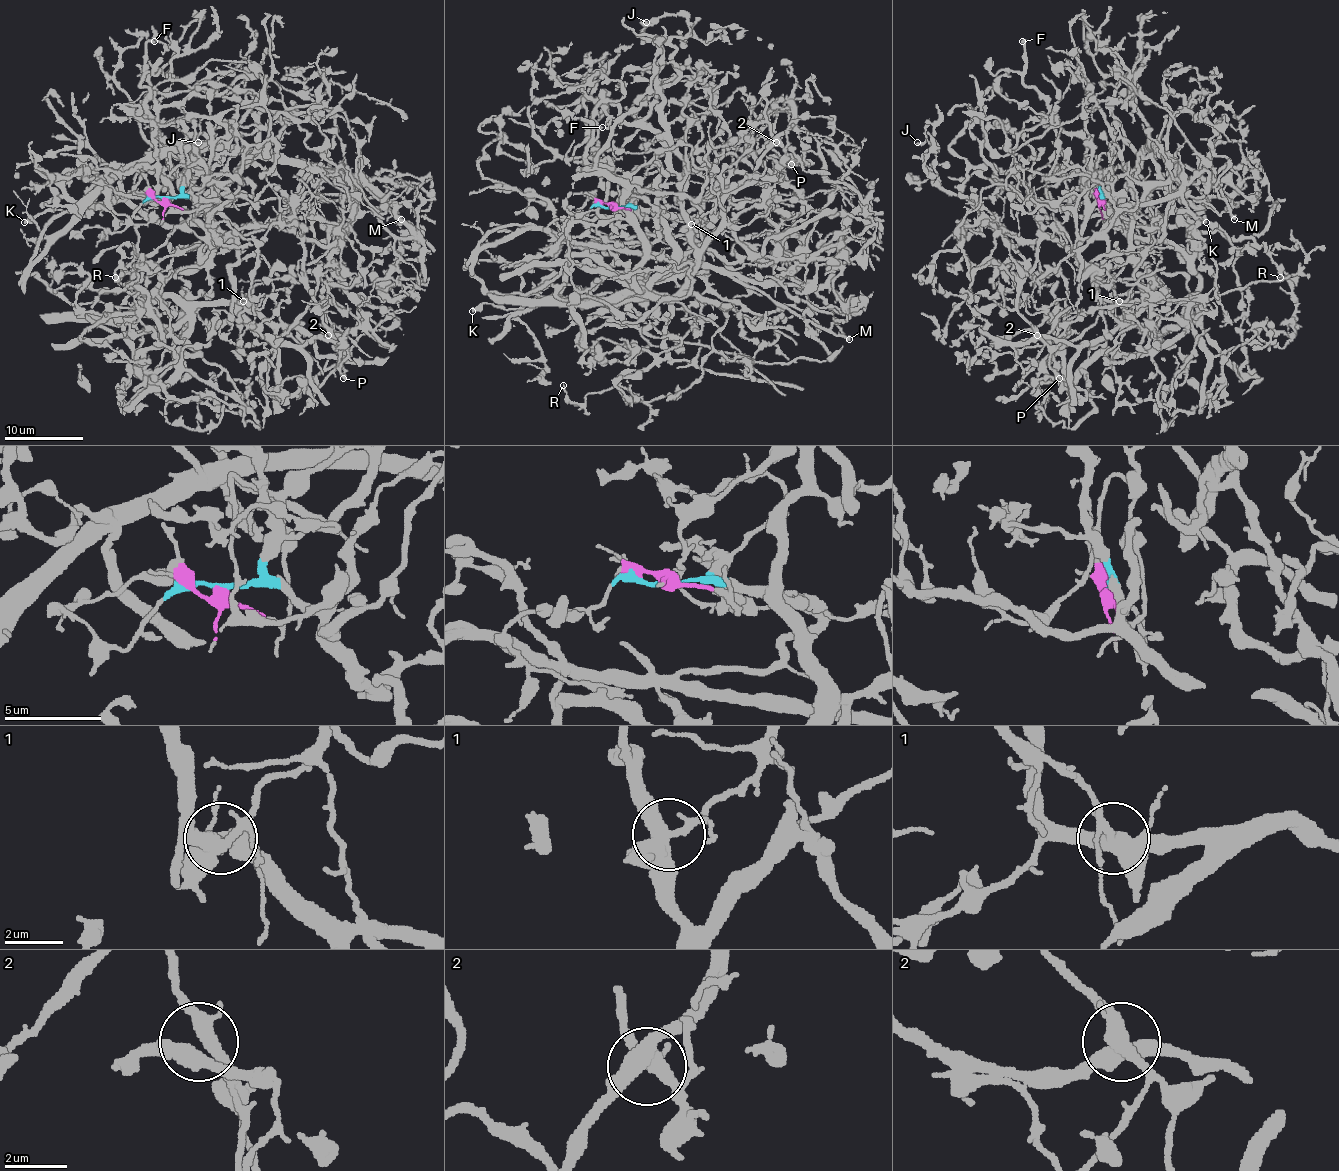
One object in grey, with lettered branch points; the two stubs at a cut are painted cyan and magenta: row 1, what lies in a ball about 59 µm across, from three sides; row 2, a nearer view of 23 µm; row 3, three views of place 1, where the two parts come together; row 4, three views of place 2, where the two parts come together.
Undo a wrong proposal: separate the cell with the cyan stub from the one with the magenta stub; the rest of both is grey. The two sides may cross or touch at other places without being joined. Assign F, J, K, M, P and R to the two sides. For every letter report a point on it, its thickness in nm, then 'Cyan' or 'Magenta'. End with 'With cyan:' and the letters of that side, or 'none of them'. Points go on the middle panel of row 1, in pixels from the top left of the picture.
F: Place: (602, 127). Thickness 280 nm. Cyan
J: Place: (646, 22). Thickness 240 nm. Cyan
K: Place: (472, 311). Thickness 400 nm. Cyan
M: Place: (849, 339). Thickness 260 nm. Magenta
P: Place: (791, 164). Thickness 380 nm. Magenta
R: Place: (563, 385). Thickness 140 nm. Cyan
With cyan: F, J, K, R

